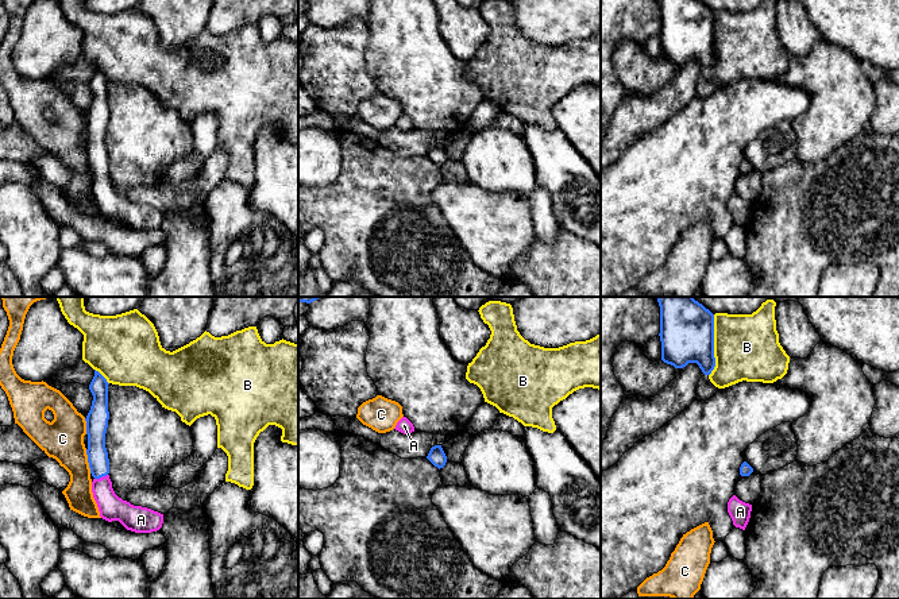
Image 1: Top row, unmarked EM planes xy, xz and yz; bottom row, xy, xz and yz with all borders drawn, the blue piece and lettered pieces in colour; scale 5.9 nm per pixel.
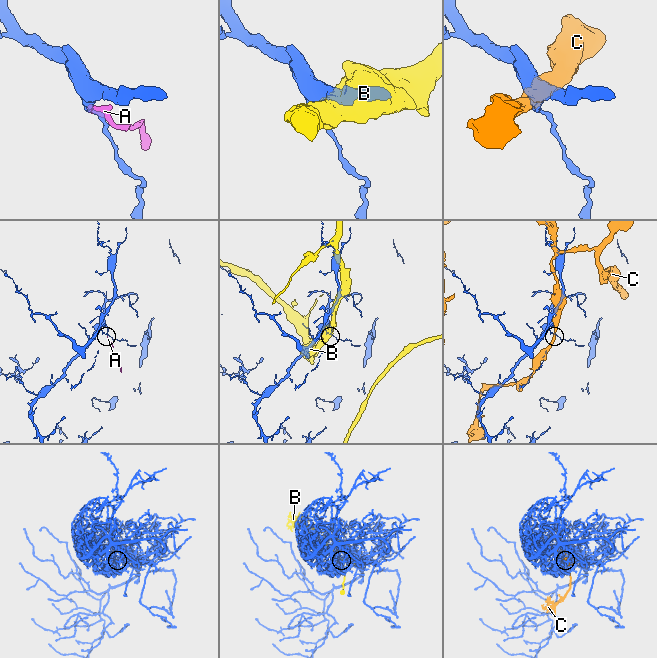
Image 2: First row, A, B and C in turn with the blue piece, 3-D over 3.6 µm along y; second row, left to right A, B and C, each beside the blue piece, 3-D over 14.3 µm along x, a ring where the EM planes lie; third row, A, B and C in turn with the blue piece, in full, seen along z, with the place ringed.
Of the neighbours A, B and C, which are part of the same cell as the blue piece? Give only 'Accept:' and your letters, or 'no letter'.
Accept: A

